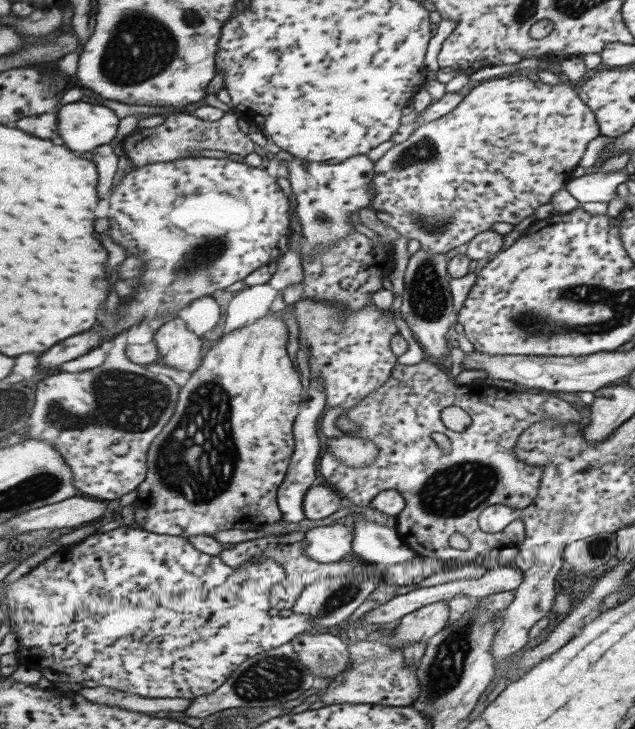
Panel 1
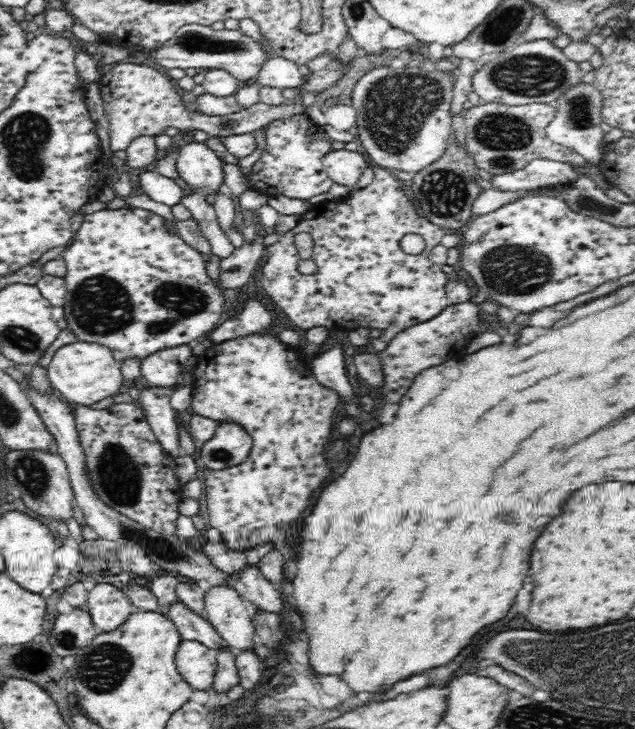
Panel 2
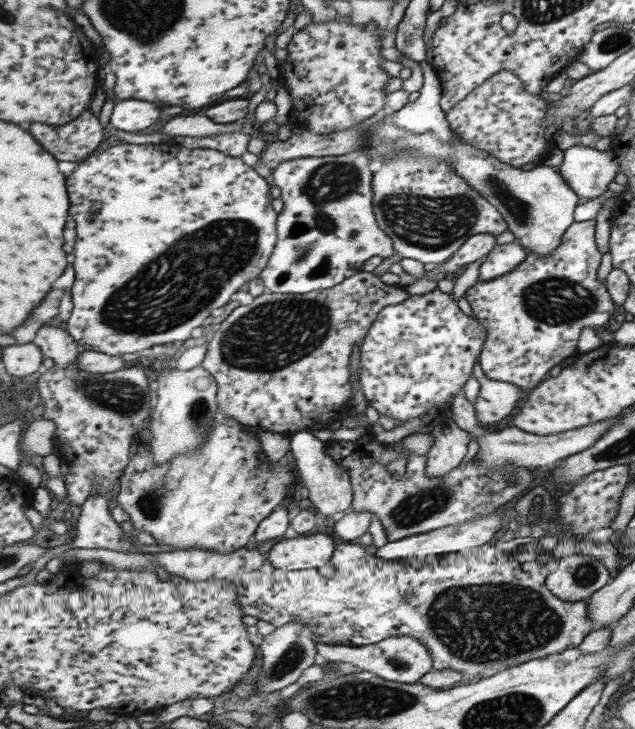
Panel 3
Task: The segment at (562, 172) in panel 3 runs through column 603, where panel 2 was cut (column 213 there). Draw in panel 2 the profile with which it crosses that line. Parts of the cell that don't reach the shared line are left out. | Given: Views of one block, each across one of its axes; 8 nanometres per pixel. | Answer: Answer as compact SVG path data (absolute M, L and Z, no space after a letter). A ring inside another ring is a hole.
M191 143L177 152L176 171L202 194L222 192L224 162L205 144Z

